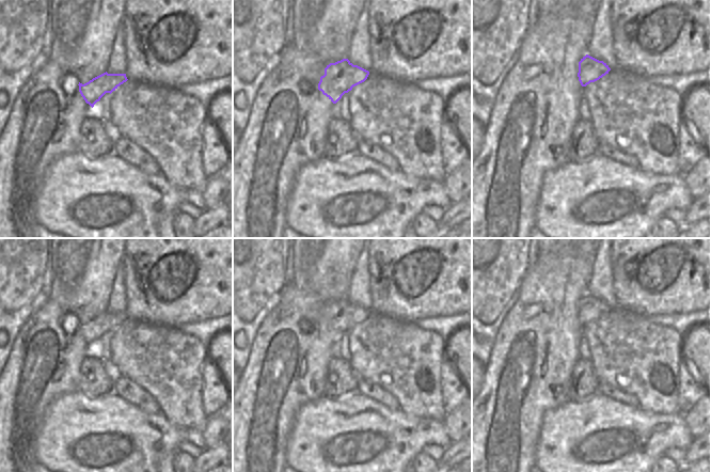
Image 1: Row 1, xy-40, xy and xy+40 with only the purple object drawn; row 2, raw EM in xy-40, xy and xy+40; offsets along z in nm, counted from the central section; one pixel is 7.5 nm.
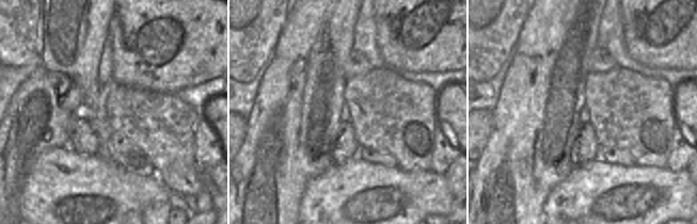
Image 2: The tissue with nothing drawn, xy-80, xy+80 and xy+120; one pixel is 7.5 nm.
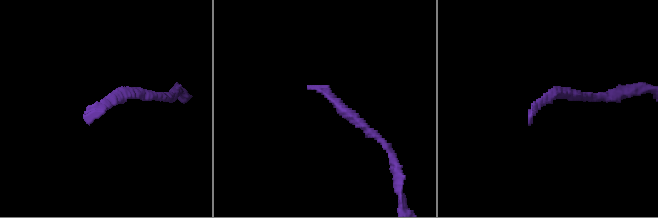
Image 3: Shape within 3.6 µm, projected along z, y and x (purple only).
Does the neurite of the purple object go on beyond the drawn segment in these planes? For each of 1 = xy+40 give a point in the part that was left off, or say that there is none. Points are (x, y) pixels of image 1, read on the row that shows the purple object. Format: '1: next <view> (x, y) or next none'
1: next none

